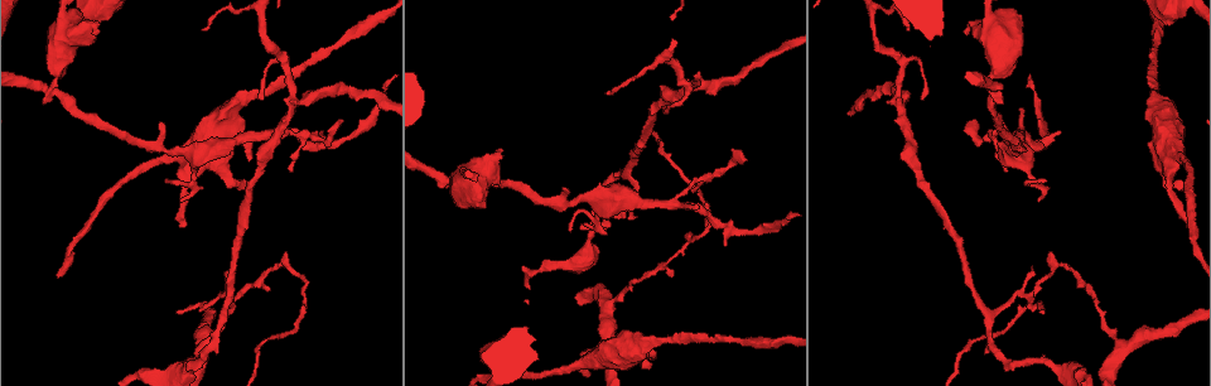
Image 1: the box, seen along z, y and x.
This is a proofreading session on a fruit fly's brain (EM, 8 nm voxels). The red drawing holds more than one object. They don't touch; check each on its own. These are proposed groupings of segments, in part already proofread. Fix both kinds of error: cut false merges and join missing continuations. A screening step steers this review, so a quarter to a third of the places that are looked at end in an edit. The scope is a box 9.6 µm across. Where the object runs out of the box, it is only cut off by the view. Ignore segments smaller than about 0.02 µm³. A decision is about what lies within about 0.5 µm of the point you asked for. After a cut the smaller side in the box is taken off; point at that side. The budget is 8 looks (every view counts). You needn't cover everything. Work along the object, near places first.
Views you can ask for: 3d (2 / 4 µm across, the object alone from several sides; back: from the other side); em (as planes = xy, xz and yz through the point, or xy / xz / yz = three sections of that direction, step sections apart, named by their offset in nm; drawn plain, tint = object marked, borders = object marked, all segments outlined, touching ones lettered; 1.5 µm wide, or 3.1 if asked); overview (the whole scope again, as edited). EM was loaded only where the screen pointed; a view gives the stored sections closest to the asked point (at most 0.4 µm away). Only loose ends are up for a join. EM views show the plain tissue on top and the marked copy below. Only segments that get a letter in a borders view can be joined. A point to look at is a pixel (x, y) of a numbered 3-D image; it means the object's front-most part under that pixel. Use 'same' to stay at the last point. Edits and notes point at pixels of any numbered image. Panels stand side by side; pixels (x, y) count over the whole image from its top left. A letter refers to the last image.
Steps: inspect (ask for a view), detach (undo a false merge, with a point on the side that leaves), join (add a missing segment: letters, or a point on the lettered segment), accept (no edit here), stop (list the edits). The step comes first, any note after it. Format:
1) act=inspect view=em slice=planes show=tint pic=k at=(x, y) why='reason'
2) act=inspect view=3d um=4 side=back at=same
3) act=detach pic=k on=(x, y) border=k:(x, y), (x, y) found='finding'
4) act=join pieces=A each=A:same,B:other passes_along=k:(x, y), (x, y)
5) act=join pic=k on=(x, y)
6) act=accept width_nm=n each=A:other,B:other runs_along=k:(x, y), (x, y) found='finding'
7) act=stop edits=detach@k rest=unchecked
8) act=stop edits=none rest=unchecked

act=inspect view=em slice=planes show=tint pic=1 at=(545, 266) why='thick turns thin'

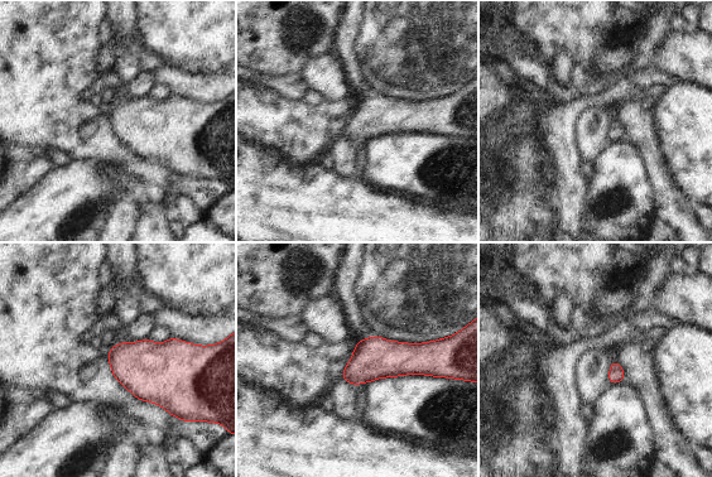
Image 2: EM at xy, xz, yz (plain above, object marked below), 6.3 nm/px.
act=inspect view=em slice=planes show=borders at=same why='see the neighbours'

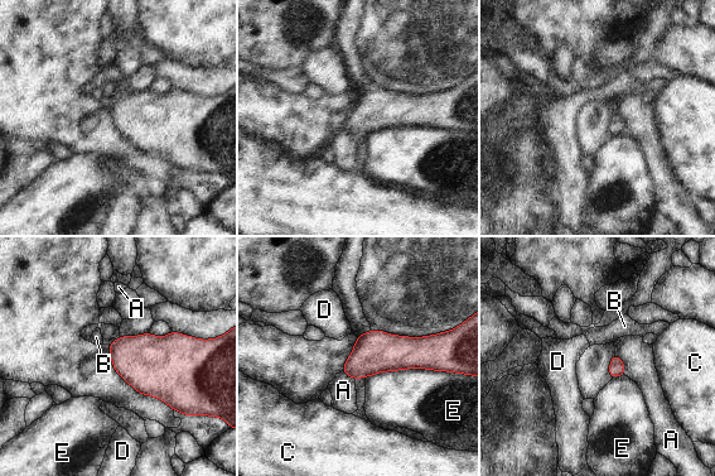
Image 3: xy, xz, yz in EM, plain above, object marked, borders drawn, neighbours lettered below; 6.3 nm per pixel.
act=accept longest_contact=E:550nm each=A:other,B:other,C:other,D:other,E:other found='continuous, no second neuron'

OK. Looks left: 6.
act=inspect view=em slice=planes show=tint pic=1 at=(695, 205) why='branch stops here'

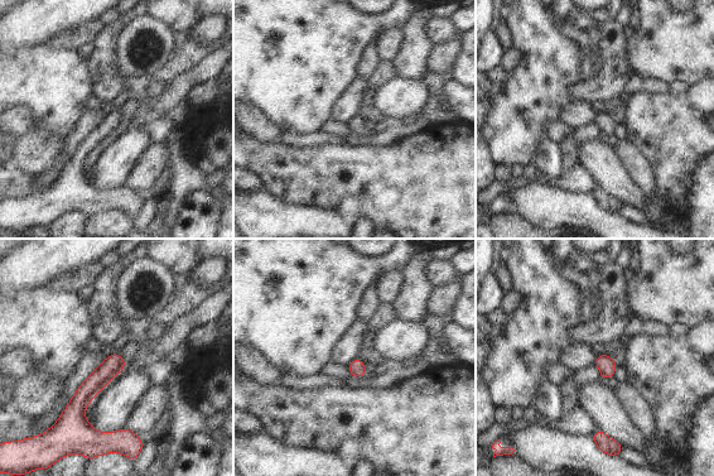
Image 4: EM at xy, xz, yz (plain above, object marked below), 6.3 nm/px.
act=inspect view=em slice=planes show=borders at=same why='what lies round it'

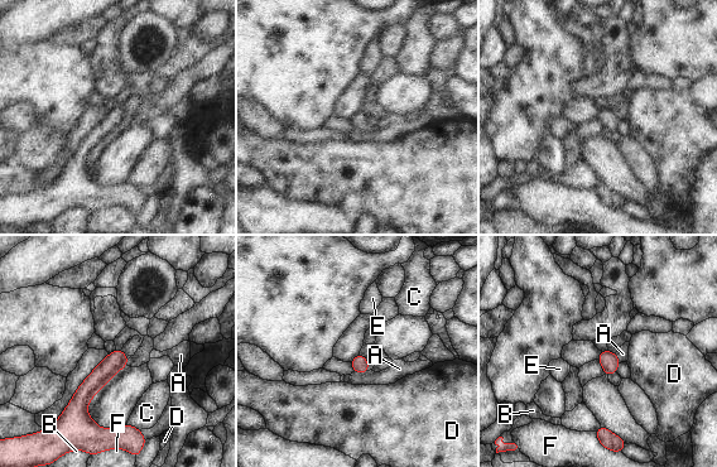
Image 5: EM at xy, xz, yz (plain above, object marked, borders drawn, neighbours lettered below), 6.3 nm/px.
act=accept each=A:other,B:other,C:other,D:other,E:other,F:other found='no lettered segment goes on from it'

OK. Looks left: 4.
act=inspect view=em slice=xy step=4 show=borders pic=1 at=(50, 91) why='a fork'

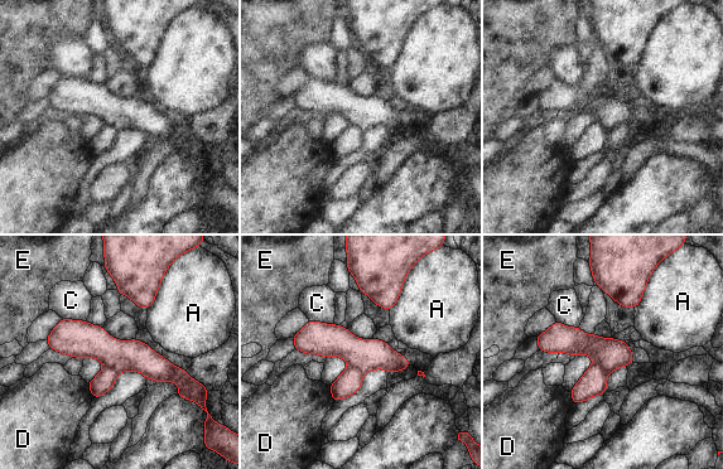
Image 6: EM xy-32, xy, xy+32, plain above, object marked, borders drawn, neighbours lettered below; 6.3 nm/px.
act=inspect view=em slice=planes show=borders at=same why='another direction'

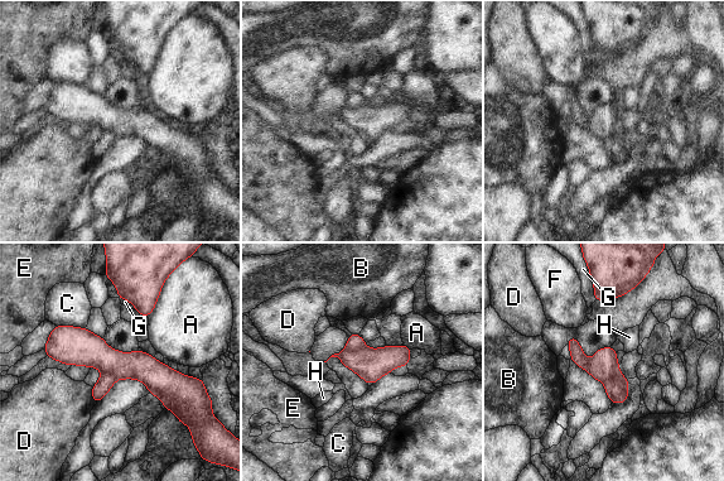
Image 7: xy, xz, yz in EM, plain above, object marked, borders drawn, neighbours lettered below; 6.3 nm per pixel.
act=detach pic=7 on=(355, 341) each=A:other,B:other,C:other,D:other,E:other,F:other,G:other,H:other border=7:(365, 346), (357, 350), (346, 350) found='a second neuron is stuck on'

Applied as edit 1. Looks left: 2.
act=stop edits=detach@7 rest=unchecked

